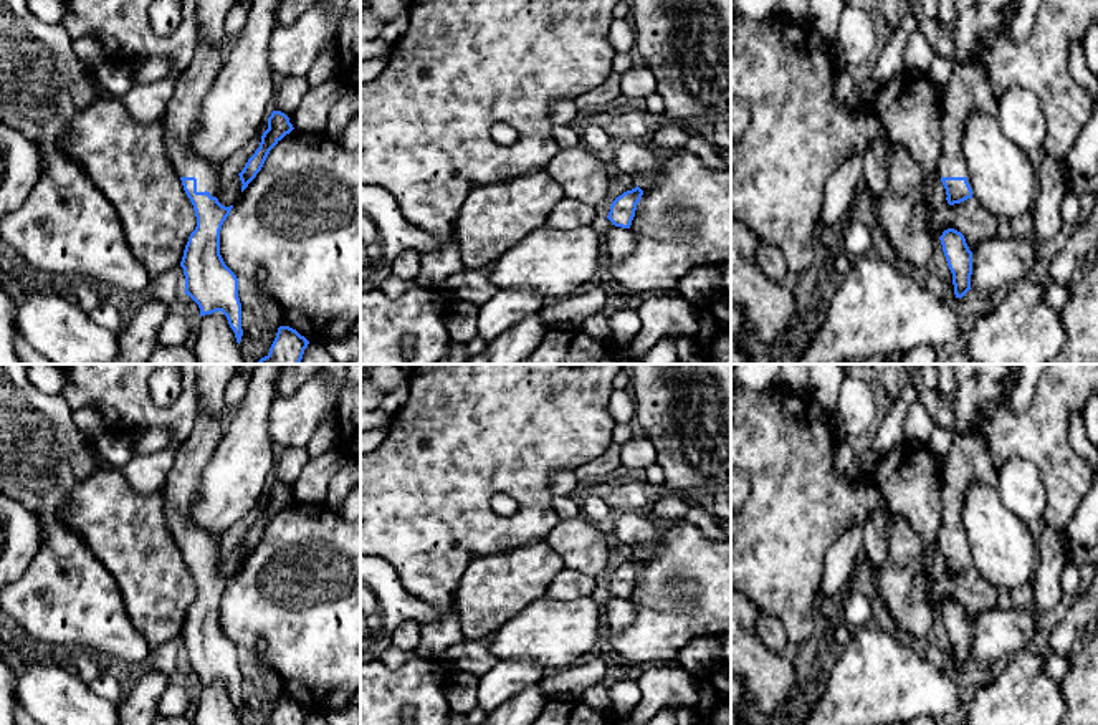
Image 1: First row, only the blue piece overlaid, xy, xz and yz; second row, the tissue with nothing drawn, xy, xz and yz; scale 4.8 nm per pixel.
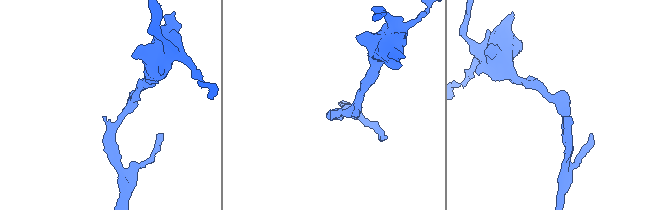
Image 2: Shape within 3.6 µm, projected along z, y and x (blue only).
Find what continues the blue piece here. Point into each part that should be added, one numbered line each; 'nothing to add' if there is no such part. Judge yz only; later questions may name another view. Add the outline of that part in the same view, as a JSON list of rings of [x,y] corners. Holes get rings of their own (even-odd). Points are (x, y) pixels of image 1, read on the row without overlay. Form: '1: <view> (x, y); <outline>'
1: yz (968, 459); [[[957,432],[943,465],[939,548],[967,548],[961,508],[971,482],[997,490],[997,472],[989,459],[989,444],[979,432]]]

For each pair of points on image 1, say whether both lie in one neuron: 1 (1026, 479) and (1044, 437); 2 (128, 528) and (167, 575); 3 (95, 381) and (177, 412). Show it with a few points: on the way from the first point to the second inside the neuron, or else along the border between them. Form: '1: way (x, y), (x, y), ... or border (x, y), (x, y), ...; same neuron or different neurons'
1: border (996, 470), (1012, 457), (1029, 460), (1047, 500); different neurons
2: way (133, 542), (154, 566); same neuron
3: way (114, 388), (138, 411), (157, 414); same neuron

